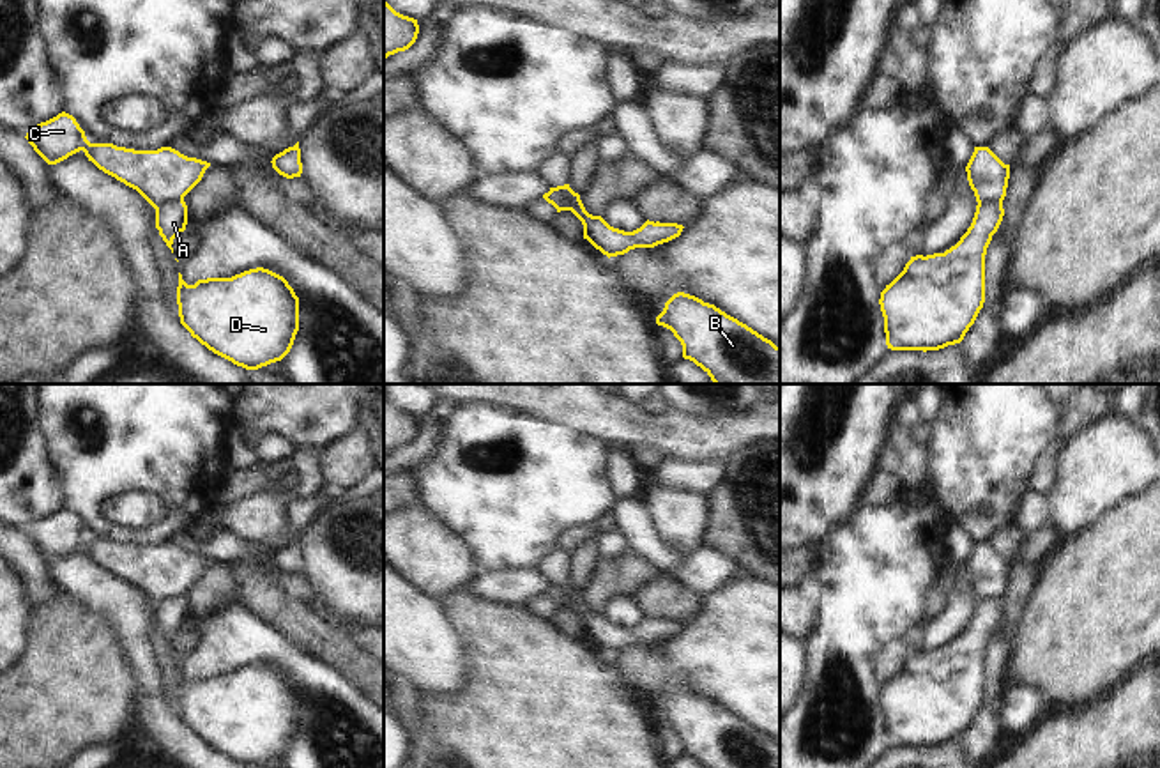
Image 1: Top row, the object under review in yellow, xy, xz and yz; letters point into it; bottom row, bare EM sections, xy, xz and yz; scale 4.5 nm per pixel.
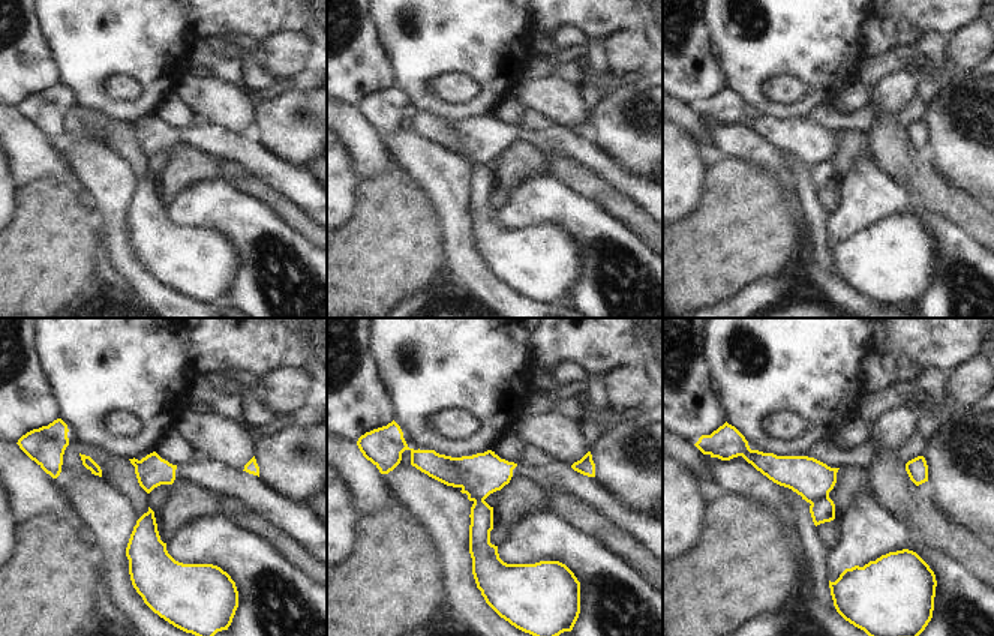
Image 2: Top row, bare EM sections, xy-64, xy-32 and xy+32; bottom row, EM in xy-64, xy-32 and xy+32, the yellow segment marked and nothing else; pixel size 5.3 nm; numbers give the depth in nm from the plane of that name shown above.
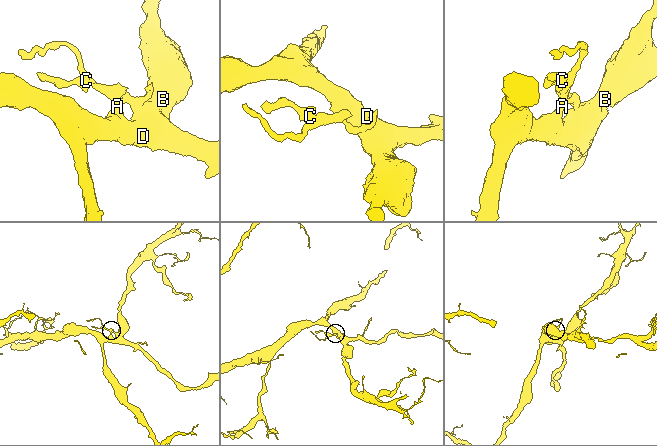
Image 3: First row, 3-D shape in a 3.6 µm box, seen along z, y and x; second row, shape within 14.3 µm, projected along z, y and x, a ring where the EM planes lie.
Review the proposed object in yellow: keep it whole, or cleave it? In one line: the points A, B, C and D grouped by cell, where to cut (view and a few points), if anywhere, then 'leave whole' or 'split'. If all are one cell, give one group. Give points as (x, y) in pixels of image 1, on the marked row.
A B D / C; cut in xy along (183, 199), (168, 199), (156, 209); split

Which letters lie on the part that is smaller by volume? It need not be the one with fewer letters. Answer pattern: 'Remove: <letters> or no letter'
Remove: C

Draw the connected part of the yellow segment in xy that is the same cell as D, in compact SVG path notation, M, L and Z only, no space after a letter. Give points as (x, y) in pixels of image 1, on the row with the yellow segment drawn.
M263 267L187 285L179 273L180 324L214 354L246 370L281 361L299 331L299 297Z

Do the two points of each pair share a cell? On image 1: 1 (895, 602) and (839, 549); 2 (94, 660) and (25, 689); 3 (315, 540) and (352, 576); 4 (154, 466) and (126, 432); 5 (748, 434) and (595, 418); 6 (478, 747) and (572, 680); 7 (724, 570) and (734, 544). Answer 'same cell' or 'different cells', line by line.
1: same cell
2: same cell
3: same cell
4: same cell
5: same cell
6: same cell
7: different cells

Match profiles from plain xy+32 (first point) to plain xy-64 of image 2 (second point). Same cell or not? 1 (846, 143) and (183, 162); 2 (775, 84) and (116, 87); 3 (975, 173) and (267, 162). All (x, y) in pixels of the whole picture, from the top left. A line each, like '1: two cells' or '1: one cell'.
1: one cell
2: one cell
3: two cells

